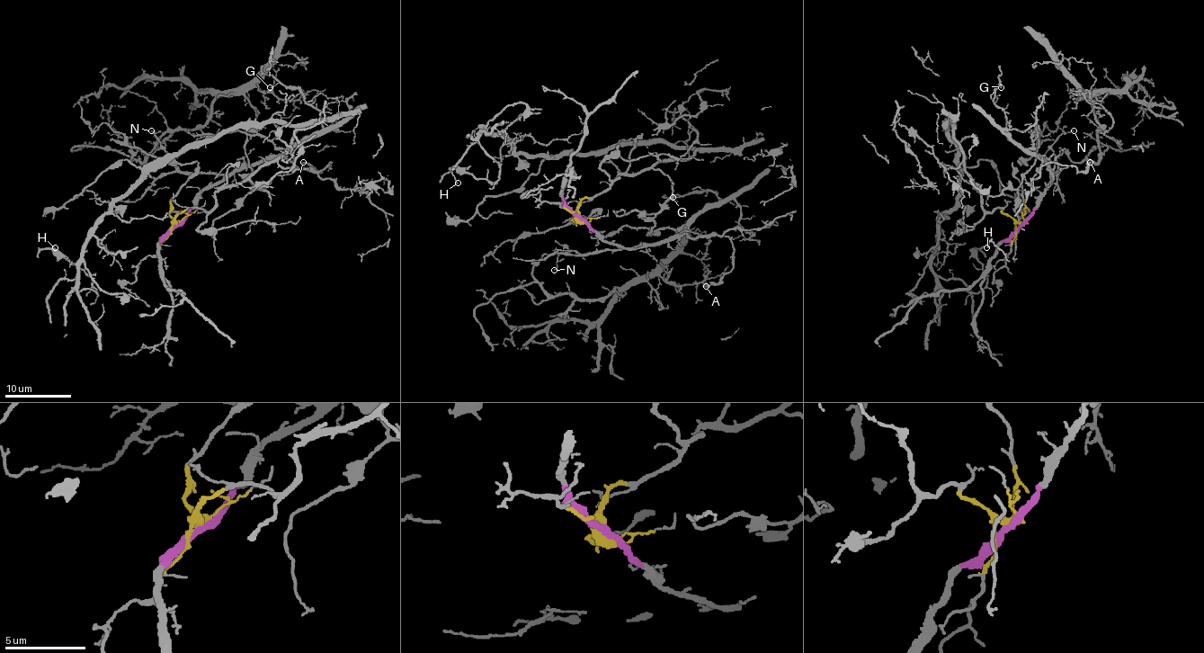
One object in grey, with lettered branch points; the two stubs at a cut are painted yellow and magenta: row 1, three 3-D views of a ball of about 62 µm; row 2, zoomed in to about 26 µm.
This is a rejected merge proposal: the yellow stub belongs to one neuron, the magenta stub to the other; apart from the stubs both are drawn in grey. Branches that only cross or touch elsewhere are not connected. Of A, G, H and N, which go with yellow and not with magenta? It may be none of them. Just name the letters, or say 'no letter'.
H

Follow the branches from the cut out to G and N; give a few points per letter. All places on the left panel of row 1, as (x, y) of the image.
G: (174, 226), (203, 191), (236, 171), (284, 156), (322, 128), (320, 114), (298, 90), (279, 83), (269, 86)
N: (174, 226), (203, 191), (223, 177), (180, 171), (174, 159), (152, 131)

